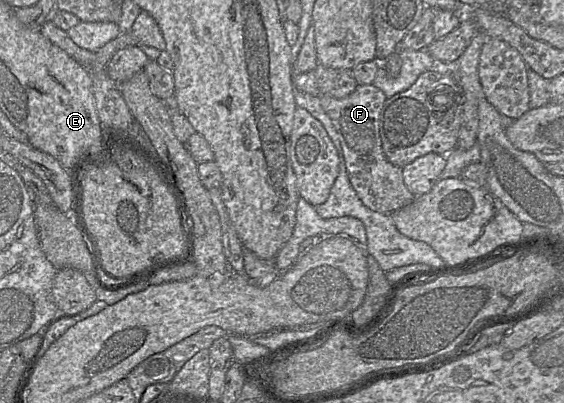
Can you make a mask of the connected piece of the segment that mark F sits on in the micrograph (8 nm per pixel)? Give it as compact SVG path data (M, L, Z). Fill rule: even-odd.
M373 84L358 85L344 98L319 95L323 110L331 119L343 151L349 181L362 203L372 211L391 214L415 200L406 187L402 168L390 163L384 155L379 134L380 114L387 97Z

